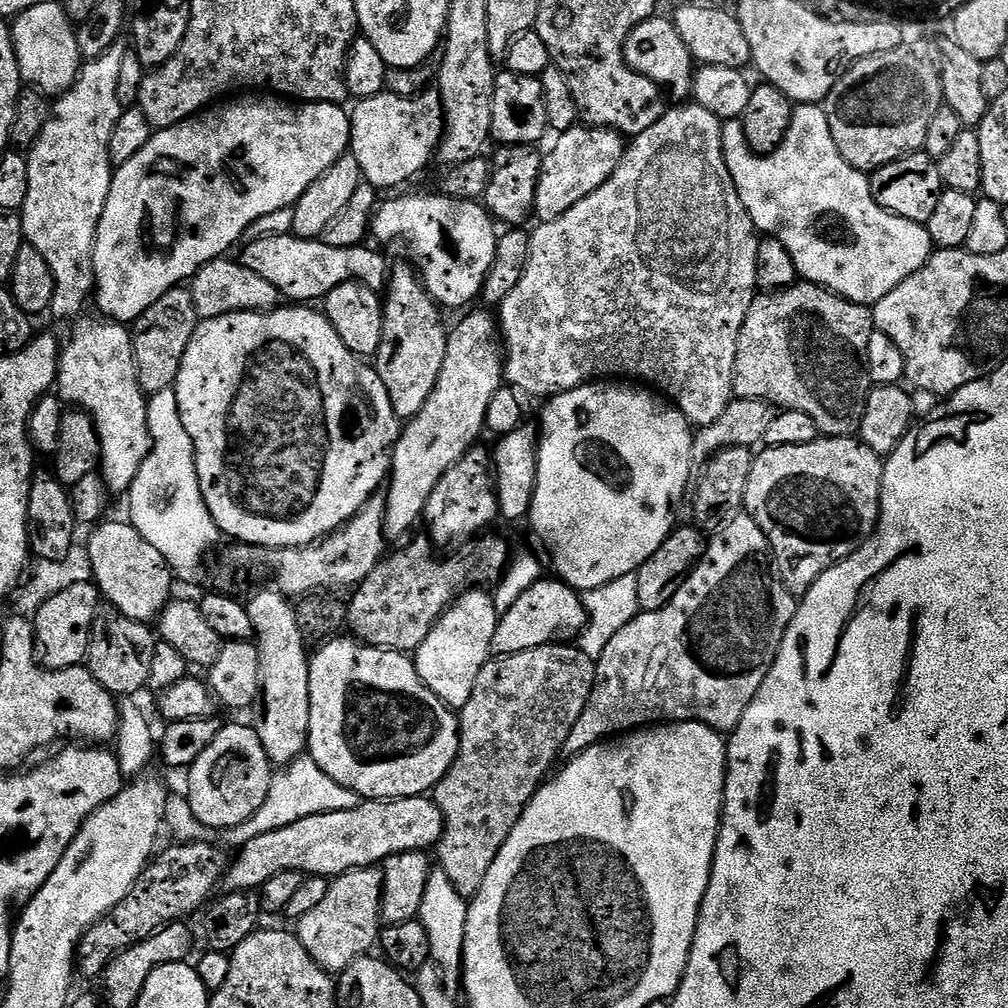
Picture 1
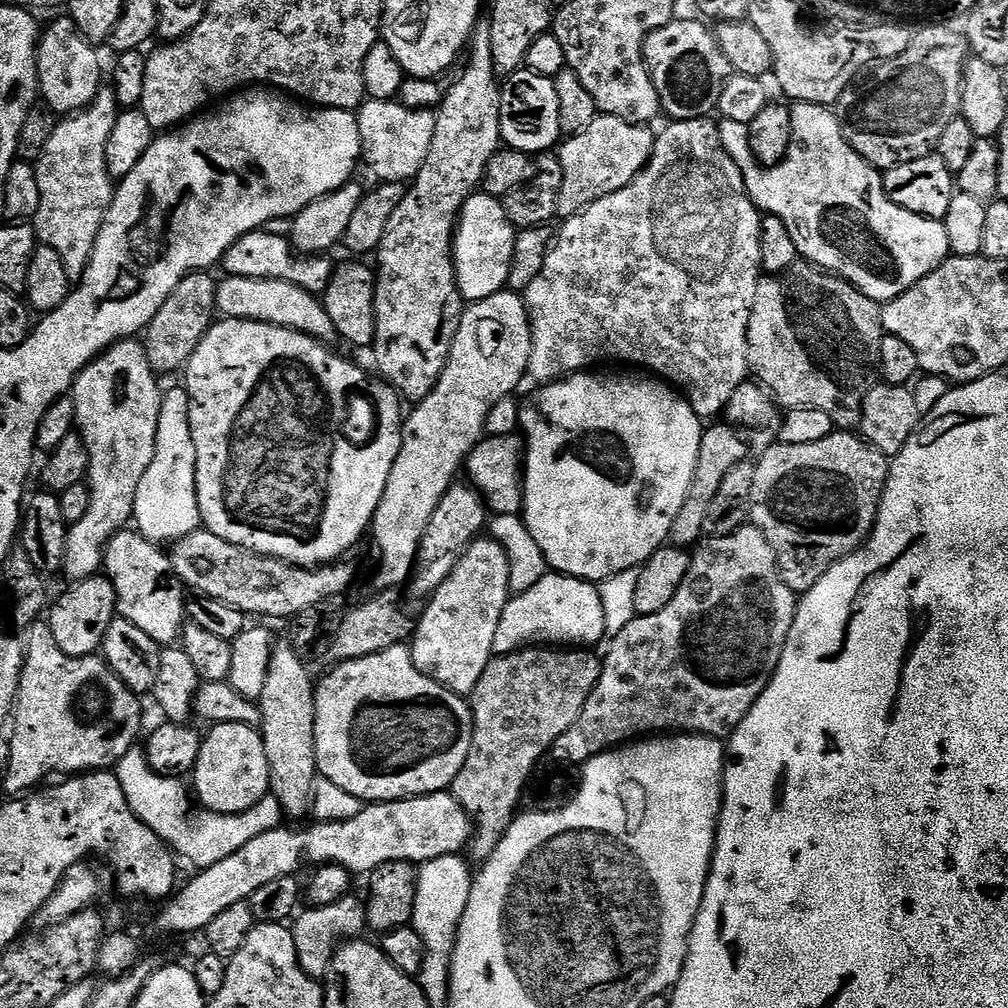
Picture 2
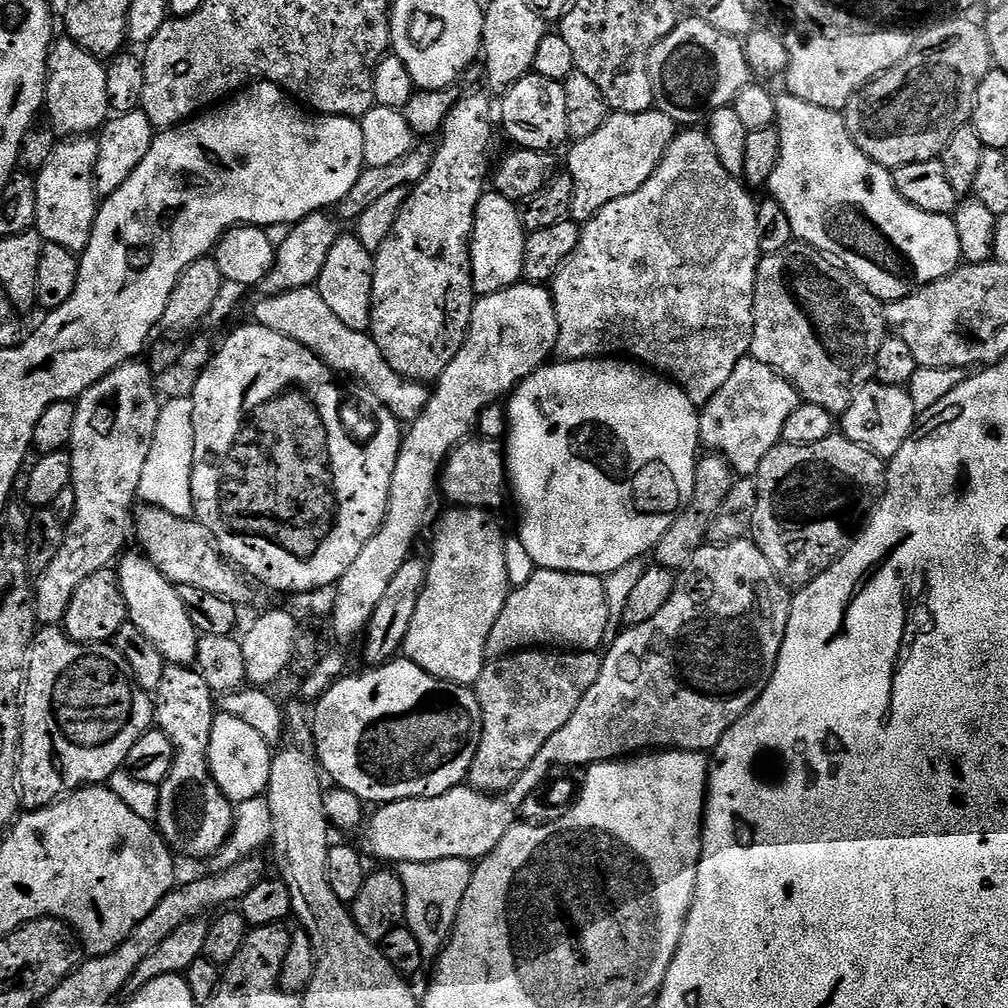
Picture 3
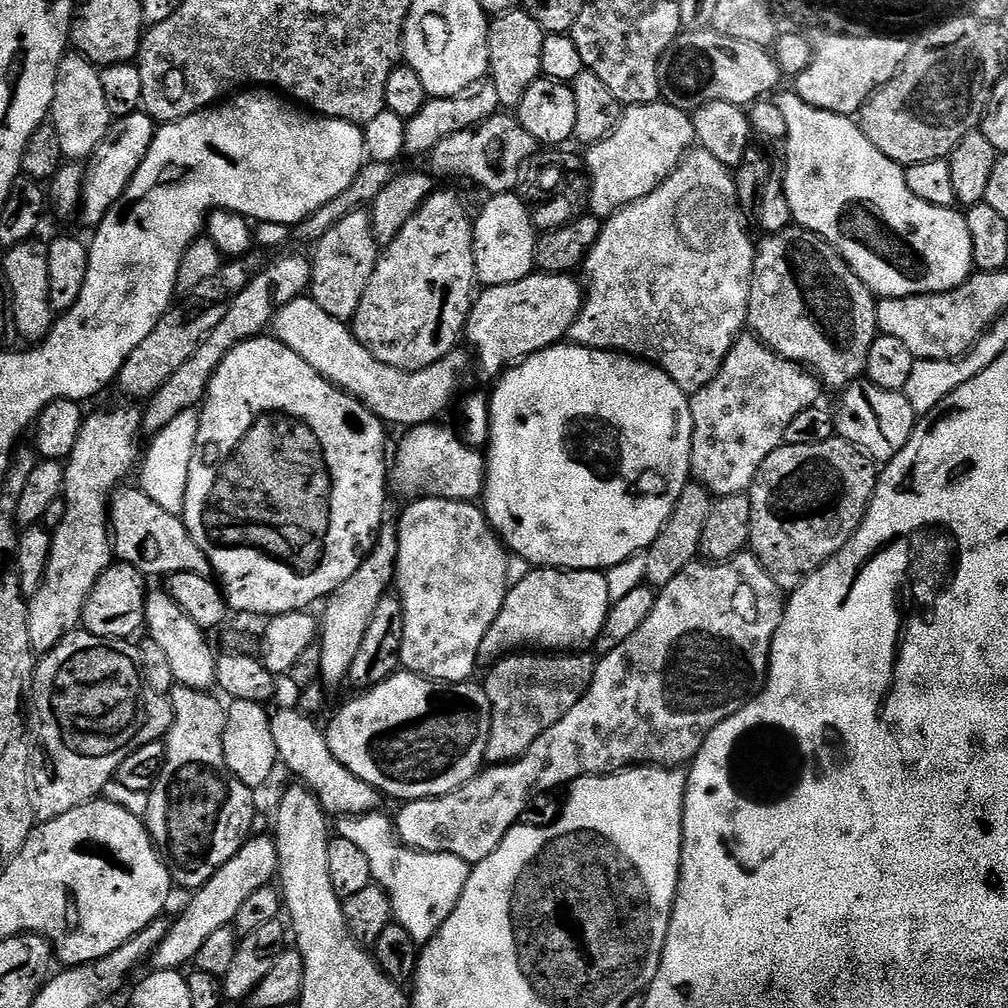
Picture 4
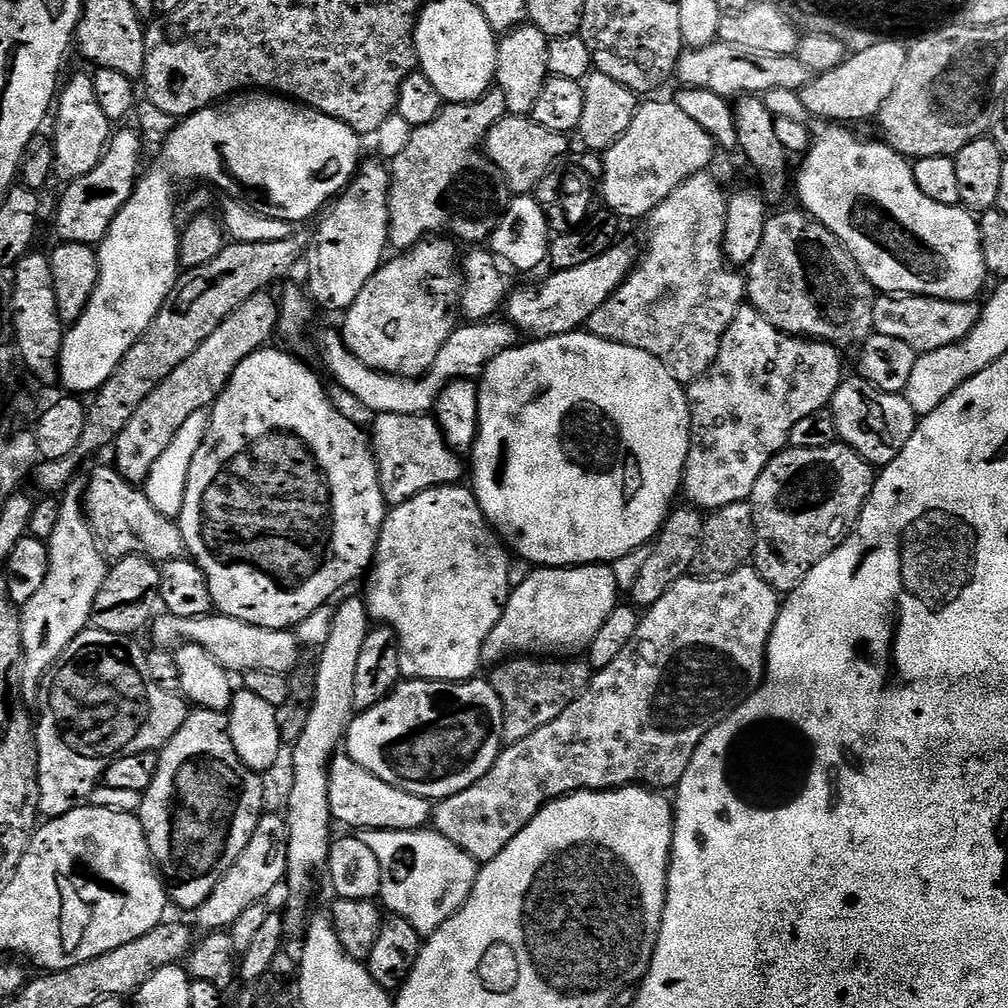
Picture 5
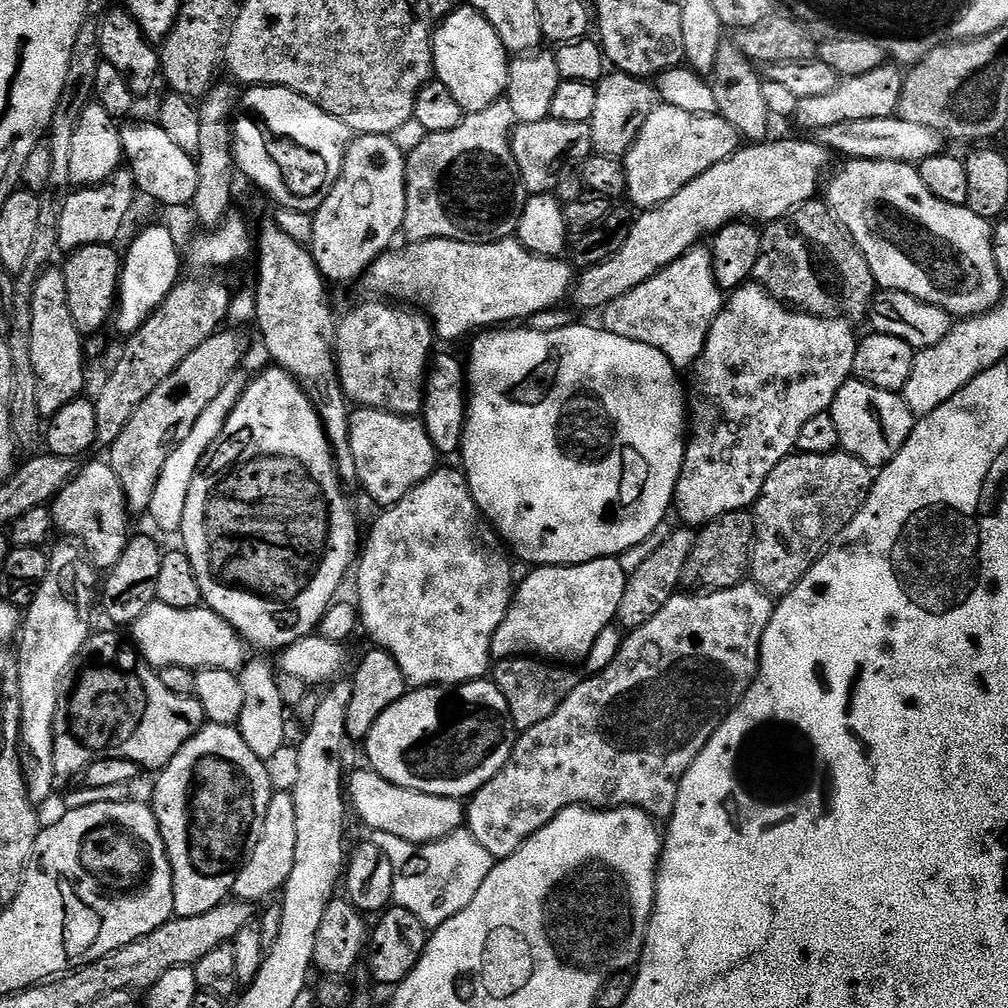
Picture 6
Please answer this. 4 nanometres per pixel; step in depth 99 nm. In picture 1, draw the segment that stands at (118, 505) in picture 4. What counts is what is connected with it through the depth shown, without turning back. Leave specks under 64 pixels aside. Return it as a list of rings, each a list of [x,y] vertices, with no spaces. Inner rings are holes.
[[[387,495],[371,496],[362,510],[358,510],[358,514],[354,514],[354,518],[350,518],[337,532],[301,548],[259,548],[257,544],[229,543],[229,548],[219,549],[220,557],[216,560],[216,584],[220,587],[217,589],[224,594],[240,594],[251,584],[272,579],[276,579],[275,591],[289,598],[340,590],[336,588],[355,589],[386,555],[384,523],[387,505]]]

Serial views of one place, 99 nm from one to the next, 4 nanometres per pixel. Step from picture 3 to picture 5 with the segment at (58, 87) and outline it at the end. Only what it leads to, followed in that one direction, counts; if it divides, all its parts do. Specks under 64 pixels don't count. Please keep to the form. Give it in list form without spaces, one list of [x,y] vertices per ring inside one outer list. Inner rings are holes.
[[[91,75],[76,76],[68,84],[68,89],[61,91],[58,96],[58,103],[54,108],[54,120],[56,116],[56,136],[54,135],[54,147],[56,149],[56,170],[55,179],[63,182],[71,182],[90,174],[98,162],[102,162],[102,154],[108,149],[108,142],[114,131],[113,121],[102,114],[102,106],[98,106],[98,98],[94,95]]]

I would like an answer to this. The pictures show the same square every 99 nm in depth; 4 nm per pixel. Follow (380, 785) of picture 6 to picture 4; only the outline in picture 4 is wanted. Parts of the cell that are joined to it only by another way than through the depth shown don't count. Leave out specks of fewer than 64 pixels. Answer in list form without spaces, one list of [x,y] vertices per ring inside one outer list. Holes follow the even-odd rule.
[[[292,706],[282,709],[281,712],[271,713],[270,723],[279,763],[283,767],[285,764],[296,775],[295,779],[303,782],[316,795],[329,817],[365,816],[367,812],[377,811],[381,807],[381,793],[374,786],[350,774],[350,770],[346,770],[346,766],[342,766],[342,762],[338,762],[334,754],[330,754],[325,733],[316,722],[313,717],[297,712]]]

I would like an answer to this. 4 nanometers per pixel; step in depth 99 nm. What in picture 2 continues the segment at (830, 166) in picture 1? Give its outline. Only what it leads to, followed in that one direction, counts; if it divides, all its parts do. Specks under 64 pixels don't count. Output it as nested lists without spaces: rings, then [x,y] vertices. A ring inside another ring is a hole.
[[[797,103],[794,108],[794,143],[788,157],[778,166],[762,168],[750,154],[748,125],[721,119],[718,124],[720,141],[730,154],[734,166],[744,179],[744,189],[752,203],[761,213],[777,216],[790,232],[797,253],[807,263],[815,264],[826,272],[849,280],[862,294],[874,301],[887,302],[898,298],[910,286],[914,286],[926,274],[930,274],[942,261],[948,259],[948,239],[943,223],[928,220],[925,216],[910,214],[890,202],[884,192],[884,178],[871,164],[867,164],[846,142],[842,130],[836,123],[835,111],[823,104]]]

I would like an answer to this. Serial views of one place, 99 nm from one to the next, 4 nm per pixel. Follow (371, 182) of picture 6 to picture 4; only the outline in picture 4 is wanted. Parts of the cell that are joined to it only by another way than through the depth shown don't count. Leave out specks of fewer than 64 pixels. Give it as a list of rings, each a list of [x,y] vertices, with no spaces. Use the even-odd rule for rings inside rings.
[[[367,211],[351,212],[334,230],[326,233],[311,253],[312,286],[310,295],[330,318],[338,318],[351,322],[356,317],[358,302],[370,282],[370,274],[374,274],[376,259],[380,257],[382,249],[374,238],[372,217]]]

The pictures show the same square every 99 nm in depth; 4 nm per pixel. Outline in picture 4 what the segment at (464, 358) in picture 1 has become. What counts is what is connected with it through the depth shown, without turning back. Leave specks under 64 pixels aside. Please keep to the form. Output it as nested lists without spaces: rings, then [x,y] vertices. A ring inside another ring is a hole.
[[[546,272],[527,276],[513,284],[484,288],[481,293],[481,296],[479,293],[475,297],[472,313],[468,316],[466,344],[468,340],[469,346],[467,345],[467,347],[470,349],[471,355],[475,357],[475,367],[477,364],[480,367],[481,374],[489,382],[492,382],[503,376],[514,365],[521,364],[526,358],[551,348],[554,344],[561,343],[571,333],[572,324],[584,305],[585,289],[575,275],[555,276]],[[385,526],[380,529],[380,535],[376,538],[376,545],[372,552],[323,601],[324,620],[318,624],[318,643],[320,645],[320,674],[325,685],[345,683],[348,672],[354,666],[354,658],[362,646],[362,638],[366,638],[366,629],[370,627],[370,618],[374,618],[374,610],[378,610],[378,602],[382,602],[384,596],[389,595],[396,579],[396,559],[398,558],[397,529]]]

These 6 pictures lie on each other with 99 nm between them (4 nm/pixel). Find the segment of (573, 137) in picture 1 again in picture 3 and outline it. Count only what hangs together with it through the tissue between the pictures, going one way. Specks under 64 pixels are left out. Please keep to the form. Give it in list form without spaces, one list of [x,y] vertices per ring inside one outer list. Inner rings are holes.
[[[658,111],[642,114],[612,112],[606,123],[590,138],[575,141],[567,149],[567,175],[574,182],[574,202],[570,202],[570,216],[577,224],[588,223],[602,206],[626,194],[634,194],[658,170],[670,142],[678,134],[678,126],[666,114]]]

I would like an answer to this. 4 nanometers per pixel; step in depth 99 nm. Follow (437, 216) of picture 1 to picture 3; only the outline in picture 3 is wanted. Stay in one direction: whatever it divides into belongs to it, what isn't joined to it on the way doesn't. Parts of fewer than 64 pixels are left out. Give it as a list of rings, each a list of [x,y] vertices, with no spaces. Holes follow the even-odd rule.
[[[485,191],[484,197],[478,202],[476,221],[472,231],[472,289],[475,290],[477,297],[489,296],[504,288],[510,288],[514,284],[521,283],[524,274],[522,258],[524,257],[525,239],[526,233],[524,224],[520,220],[520,208],[498,191]]]

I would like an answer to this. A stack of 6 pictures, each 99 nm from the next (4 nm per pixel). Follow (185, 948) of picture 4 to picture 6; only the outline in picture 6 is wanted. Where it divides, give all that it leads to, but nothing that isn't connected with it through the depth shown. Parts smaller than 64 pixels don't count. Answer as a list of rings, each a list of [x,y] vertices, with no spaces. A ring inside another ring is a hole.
[[[273,791],[270,806],[266,806],[266,822],[262,822],[262,834],[236,873],[236,881],[232,887],[232,896],[241,902],[267,901],[283,889],[290,878],[290,870],[294,870],[294,850],[298,847],[298,822],[294,811],[294,798],[291,791]]]

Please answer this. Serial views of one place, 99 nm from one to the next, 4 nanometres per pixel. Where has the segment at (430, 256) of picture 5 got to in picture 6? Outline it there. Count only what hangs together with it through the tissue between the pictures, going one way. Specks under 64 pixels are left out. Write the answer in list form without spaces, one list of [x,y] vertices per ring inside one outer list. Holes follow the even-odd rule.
[[[368,302],[372,304],[360,304],[345,320],[341,319],[336,325],[336,374],[342,382],[342,390],[345,396],[353,405],[361,408],[377,408],[378,410],[386,410],[393,412],[395,416],[415,416],[421,415],[424,407],[424,381],[428,374],[430,361],[434,355],[434,347],[432,348],[432,340],[434,341],[434,329],[432,321],[427,315],[420,310],[405,310],[400,306],[393,306],[388,302]]]

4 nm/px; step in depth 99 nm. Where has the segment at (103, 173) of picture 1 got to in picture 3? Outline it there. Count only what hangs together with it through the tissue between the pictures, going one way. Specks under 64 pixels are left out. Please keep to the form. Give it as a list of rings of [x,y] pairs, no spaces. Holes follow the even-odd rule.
[[[96,138],[65,139],[57,143],[54,154],[50,154],[50,162],[35,173],[38,214],[34,230],[45,244],[66,246],[66,250],[77,254],[88,247],[98,211],[96,163],[99,145]]]

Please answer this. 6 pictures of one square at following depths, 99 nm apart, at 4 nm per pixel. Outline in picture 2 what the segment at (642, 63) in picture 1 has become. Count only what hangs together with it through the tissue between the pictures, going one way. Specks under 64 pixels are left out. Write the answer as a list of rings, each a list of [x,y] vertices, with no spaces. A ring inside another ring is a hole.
[[[673,19],[671,24],[650,33],[644,43],[644,65],[648,67],[648,73],[654,82],[654,90],[658,90],[663,115],[665,117],[668,115],[667,119],[672,122],[711,117],[713,115],[711,112],[717,111],[716,102],[722,94],[724,83],[734,74],[726,54],[722,54],[718,46],[713,29],[707,23],[696,20]]]

